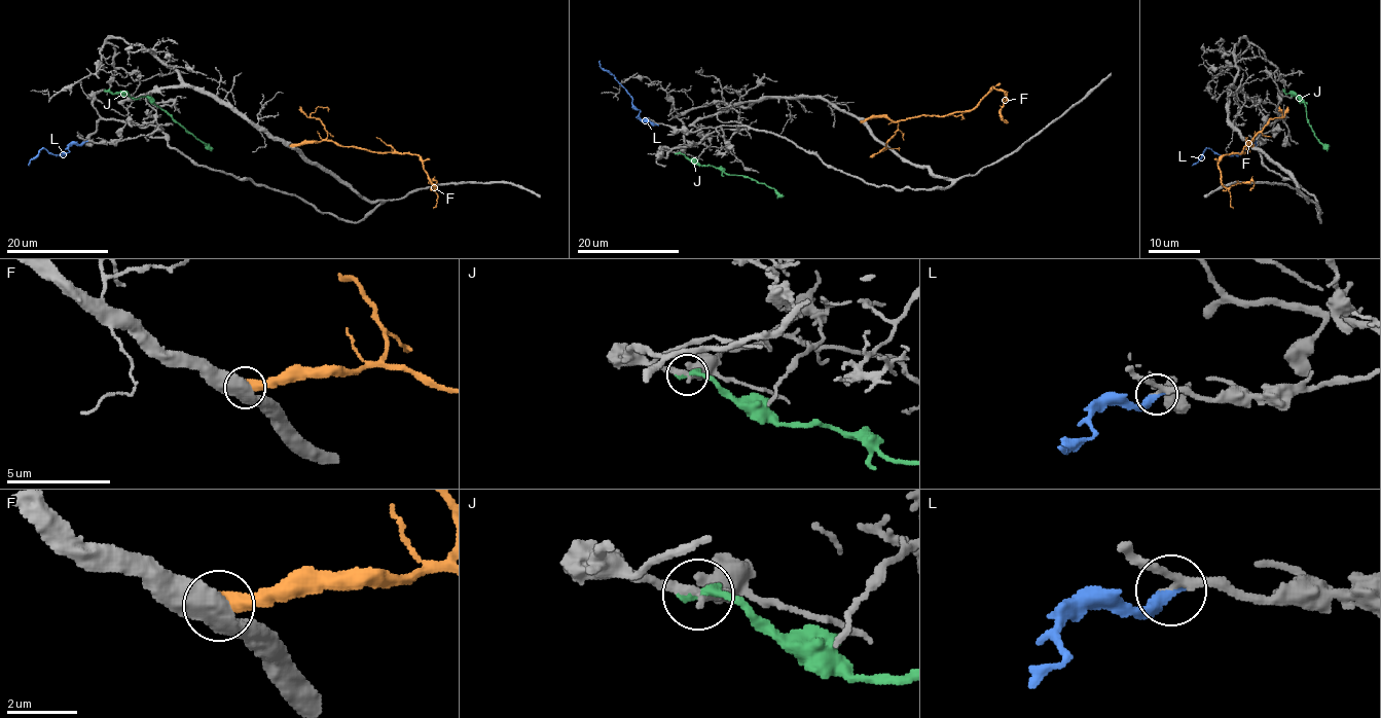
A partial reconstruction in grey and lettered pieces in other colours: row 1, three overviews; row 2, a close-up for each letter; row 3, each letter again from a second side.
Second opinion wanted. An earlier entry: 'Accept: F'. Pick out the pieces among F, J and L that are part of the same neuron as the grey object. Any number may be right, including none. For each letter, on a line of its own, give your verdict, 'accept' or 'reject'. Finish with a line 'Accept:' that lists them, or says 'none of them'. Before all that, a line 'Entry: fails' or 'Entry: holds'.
Entry: fails
F: reject
J: accept
L: reject
Accept: J

